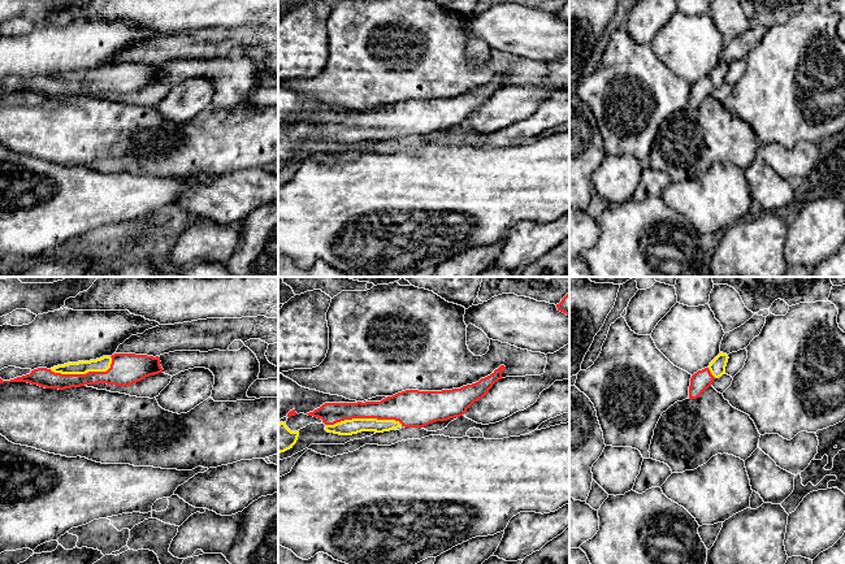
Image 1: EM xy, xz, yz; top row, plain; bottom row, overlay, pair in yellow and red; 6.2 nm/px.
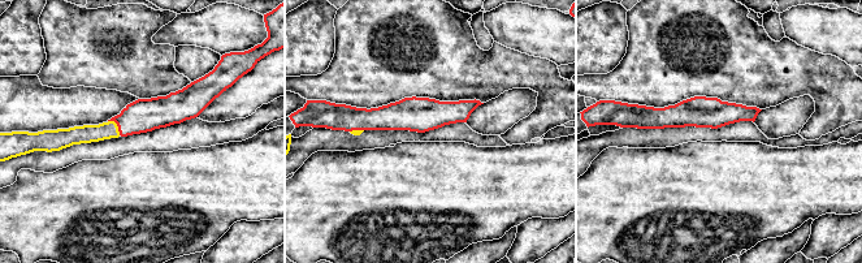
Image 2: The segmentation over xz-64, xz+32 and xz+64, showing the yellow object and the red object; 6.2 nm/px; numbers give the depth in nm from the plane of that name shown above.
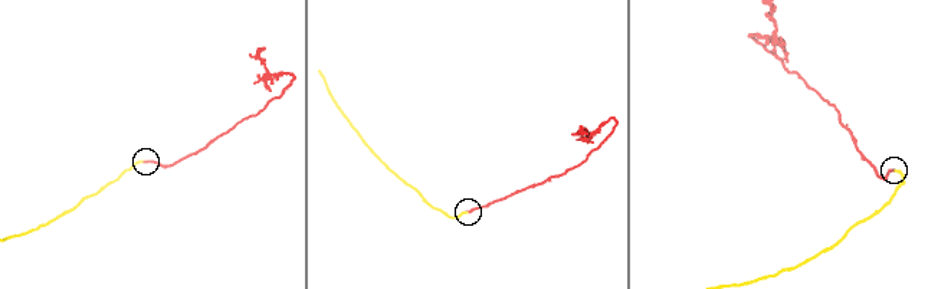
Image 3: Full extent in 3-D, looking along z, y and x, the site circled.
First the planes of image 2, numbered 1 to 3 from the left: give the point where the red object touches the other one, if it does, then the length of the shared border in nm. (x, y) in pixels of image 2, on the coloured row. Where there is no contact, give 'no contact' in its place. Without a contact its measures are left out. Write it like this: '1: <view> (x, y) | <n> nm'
1: xz-64 (116, 125) | 120 nm
2: xz+32 (356, 130) | 90 nm
3: no contact

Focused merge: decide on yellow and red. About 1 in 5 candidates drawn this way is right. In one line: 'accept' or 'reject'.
accept

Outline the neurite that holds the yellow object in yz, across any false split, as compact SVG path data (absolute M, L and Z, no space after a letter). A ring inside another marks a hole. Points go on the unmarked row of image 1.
M720 61L707 77L698 79L690 87L689 108L697 108L702 101L708 97L715 87L725 83L725 75L728 71L728 64Z

